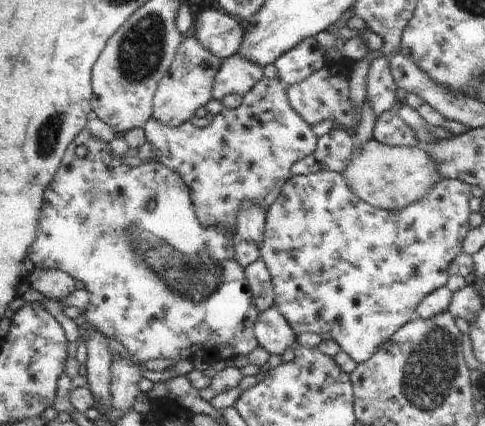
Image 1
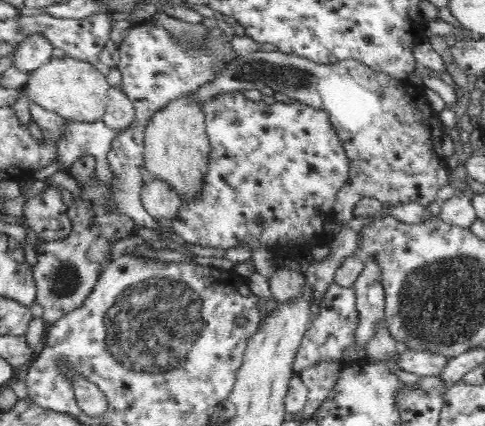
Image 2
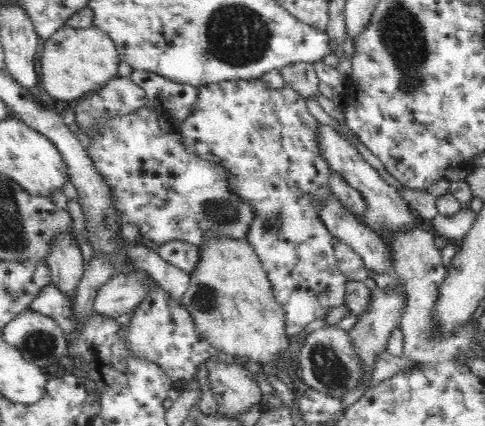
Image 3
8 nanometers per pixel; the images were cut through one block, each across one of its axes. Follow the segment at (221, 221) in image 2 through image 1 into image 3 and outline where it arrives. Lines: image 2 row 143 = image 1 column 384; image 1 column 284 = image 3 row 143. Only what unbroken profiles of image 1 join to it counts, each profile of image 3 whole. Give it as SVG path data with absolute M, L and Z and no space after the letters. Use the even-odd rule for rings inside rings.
M220 80L200 86L200 100L194 116L190 116L178 128L188 140L188 146L196 156L208 158L208 162L220 162L232 176L232 190L246 202L262 204L262 214L254 222L248 242L268 274L276 300L282 304L288 318L288 334L300 334L314 320L326 320L334 308L346 304L348 280L340 272L340 262L334 256L332 234L318 218L318 208L304 192L318 194L320 200L330 198L330 168L316 146L316 120L306 108L306 100L290 88L270 90L260 80Z

